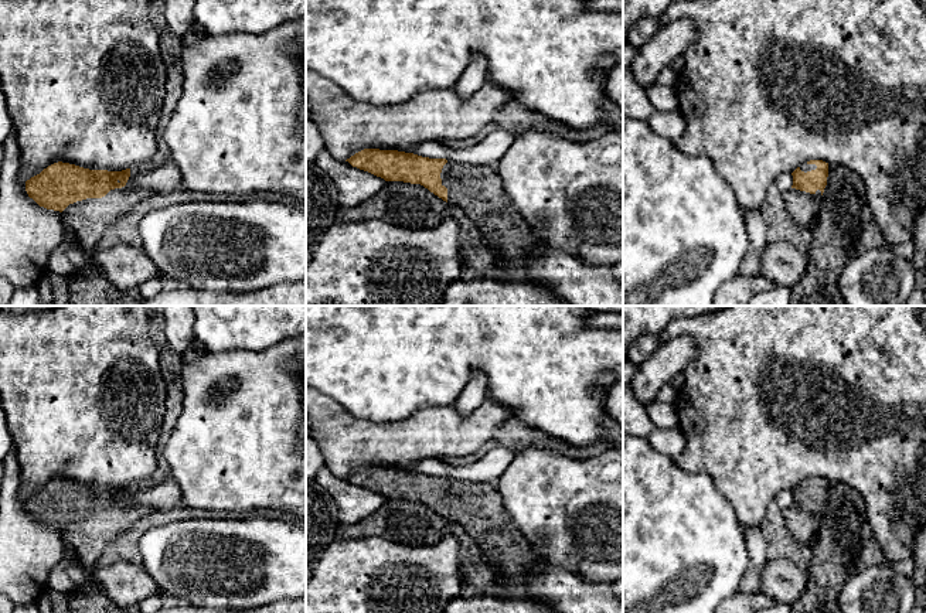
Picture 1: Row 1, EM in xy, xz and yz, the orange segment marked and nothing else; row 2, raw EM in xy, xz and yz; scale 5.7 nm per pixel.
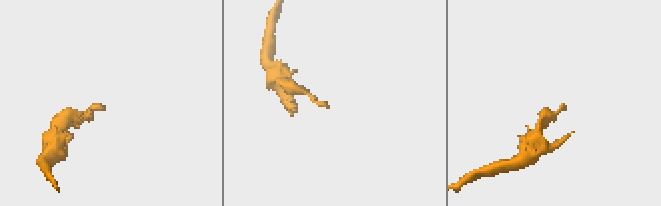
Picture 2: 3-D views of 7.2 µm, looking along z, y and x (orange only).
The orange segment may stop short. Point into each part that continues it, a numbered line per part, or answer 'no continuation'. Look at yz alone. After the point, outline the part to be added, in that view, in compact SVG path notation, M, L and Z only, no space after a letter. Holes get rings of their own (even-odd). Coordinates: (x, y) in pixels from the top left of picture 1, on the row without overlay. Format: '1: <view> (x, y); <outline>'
1: yz (803, 524); M790 505L783 510L783 518L791 537L800 544L811 544L816 538L818 522L821 518L821 508L814 511Z

